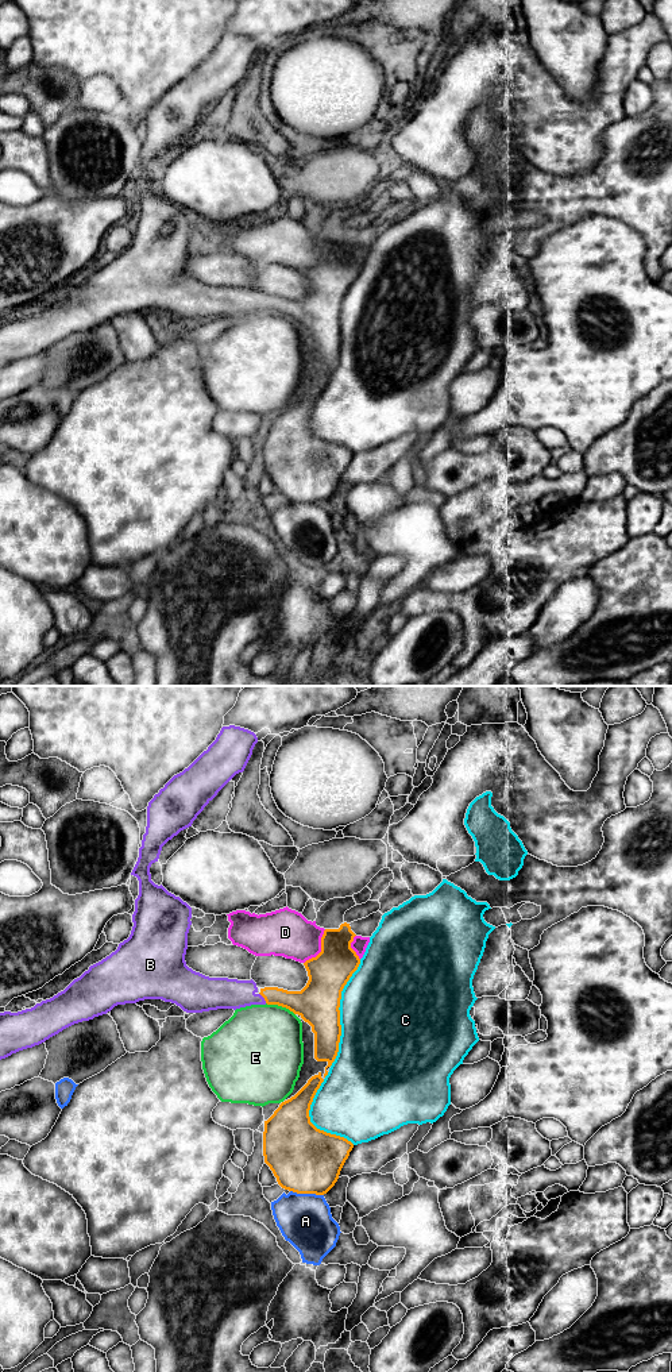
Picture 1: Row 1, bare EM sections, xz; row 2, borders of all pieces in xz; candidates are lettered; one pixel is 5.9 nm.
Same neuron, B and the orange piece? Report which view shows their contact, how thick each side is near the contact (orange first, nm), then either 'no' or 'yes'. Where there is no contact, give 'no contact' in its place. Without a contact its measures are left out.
contact in xz; calibres 150 and 190 nm; yes

